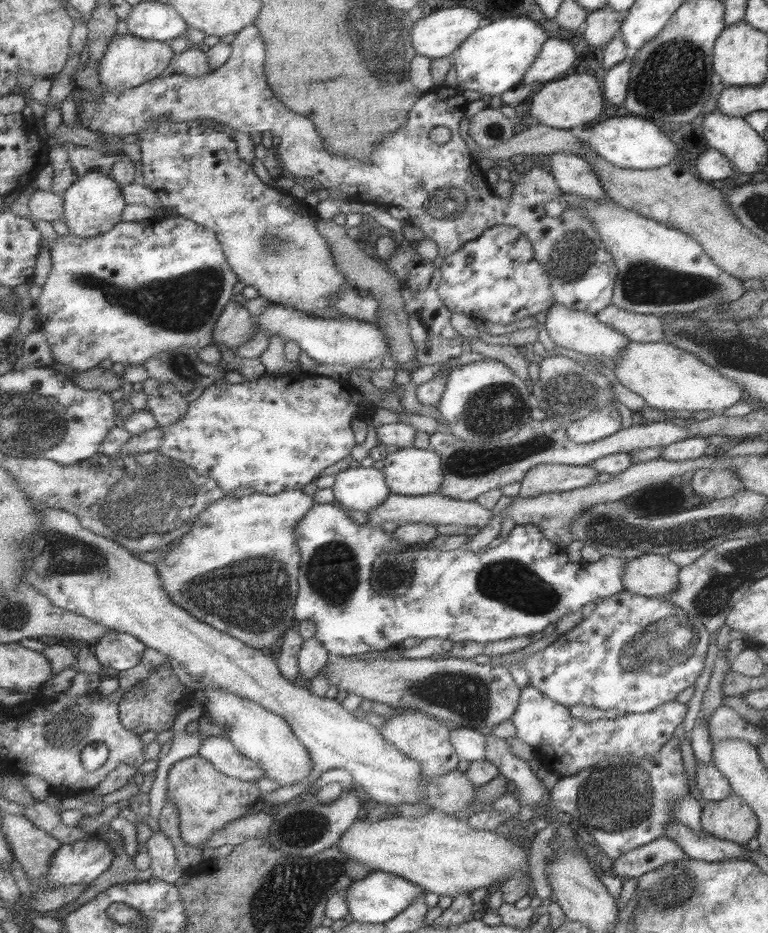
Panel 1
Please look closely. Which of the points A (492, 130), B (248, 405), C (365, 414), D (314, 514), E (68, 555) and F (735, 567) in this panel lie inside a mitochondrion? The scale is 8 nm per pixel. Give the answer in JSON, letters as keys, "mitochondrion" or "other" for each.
{"A":"mitochondrion","B":"other","C":"other","D":"other","E":"mitochondrion","F":"mitochondrion"}

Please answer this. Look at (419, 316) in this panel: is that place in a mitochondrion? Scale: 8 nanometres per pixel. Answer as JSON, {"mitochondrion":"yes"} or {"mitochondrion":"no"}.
{"mitochondrion":"no"}

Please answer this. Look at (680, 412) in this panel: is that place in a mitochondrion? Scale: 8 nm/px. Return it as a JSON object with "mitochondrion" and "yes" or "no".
{"mitochondrion":"no"}

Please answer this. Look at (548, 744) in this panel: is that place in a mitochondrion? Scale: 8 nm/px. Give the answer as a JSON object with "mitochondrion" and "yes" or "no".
{"mitochondrion":"no"}

